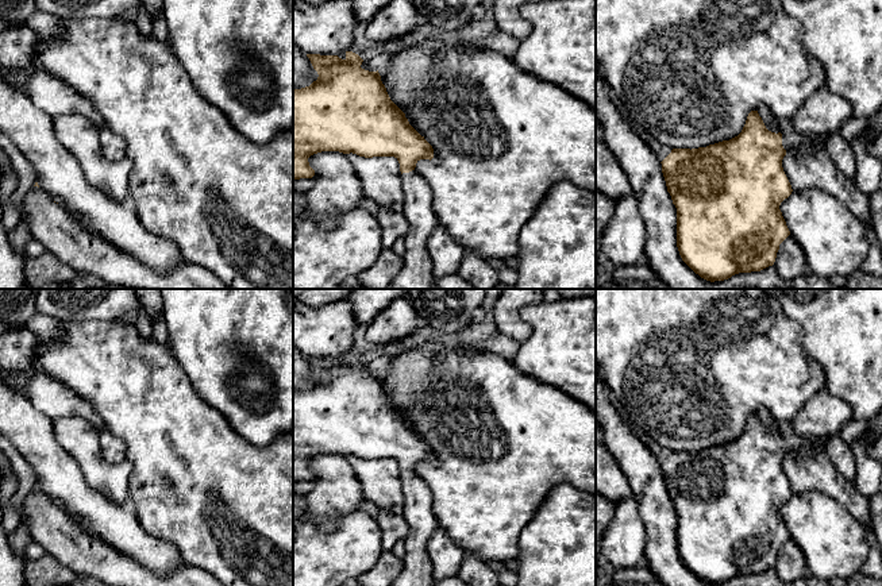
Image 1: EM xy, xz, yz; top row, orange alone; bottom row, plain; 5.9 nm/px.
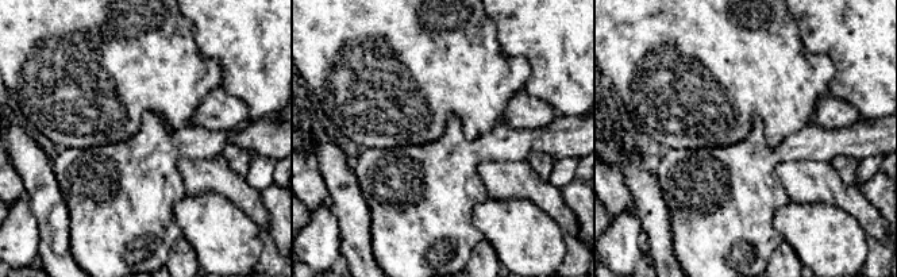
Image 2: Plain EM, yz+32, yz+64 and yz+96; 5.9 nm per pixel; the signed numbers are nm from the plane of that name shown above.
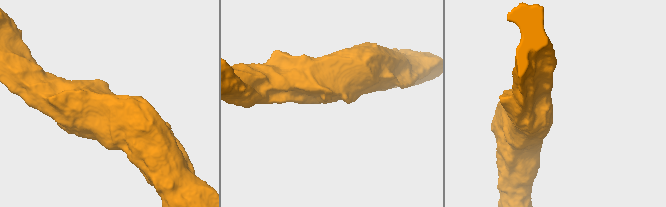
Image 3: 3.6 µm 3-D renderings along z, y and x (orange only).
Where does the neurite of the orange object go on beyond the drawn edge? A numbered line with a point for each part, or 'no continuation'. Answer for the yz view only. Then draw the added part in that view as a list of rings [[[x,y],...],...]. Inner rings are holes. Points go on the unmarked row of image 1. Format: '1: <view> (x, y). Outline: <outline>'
1: yz (794, 444). Outline: [[[792,431],[782,437],[782,448],[786,455],[813,456],[819,451],[825,450],[825,442],[827,437],[801,436]]]

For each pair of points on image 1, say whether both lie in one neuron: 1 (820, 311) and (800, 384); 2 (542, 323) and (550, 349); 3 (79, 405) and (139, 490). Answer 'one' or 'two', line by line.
1: two
2: one
3: two

